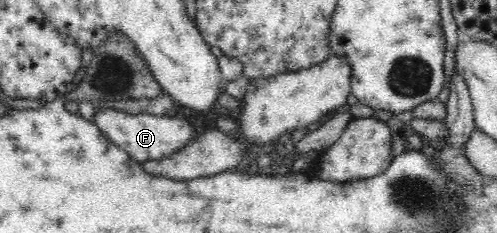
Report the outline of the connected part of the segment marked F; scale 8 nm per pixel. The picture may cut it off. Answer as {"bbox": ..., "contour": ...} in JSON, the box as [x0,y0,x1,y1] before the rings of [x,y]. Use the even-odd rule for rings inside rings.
{"bbox":[94,107,197,163],"contour":[[[99,107],[95,109],[94,116],[94,124],[101,129],[101,132],[140,163],[173,155],[197,136],[196,126],[192,122],[168,115],[129,114],[113,107]]]}

